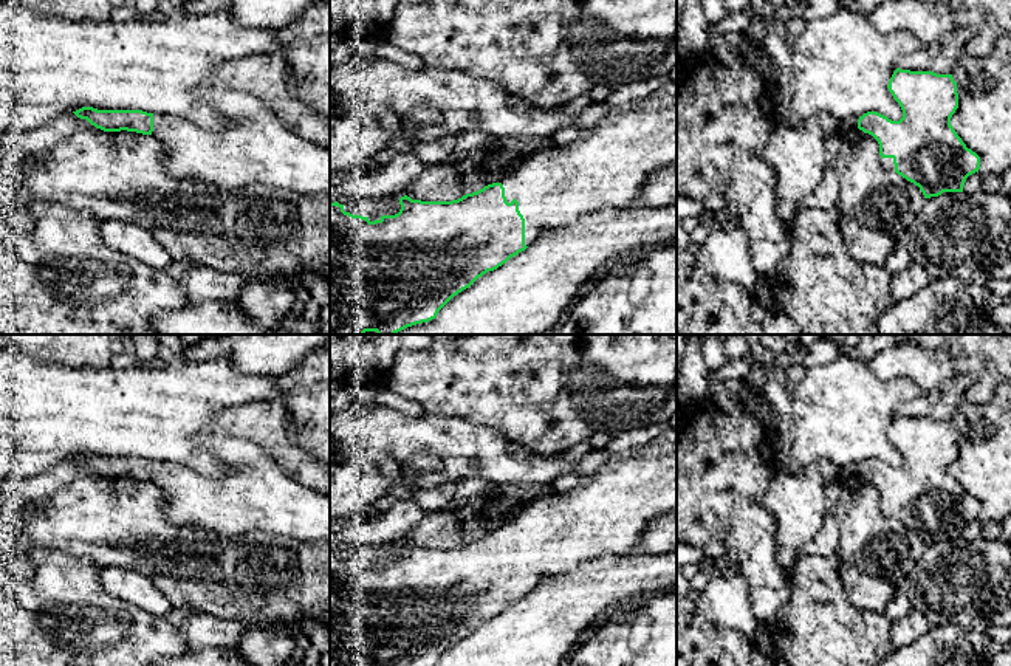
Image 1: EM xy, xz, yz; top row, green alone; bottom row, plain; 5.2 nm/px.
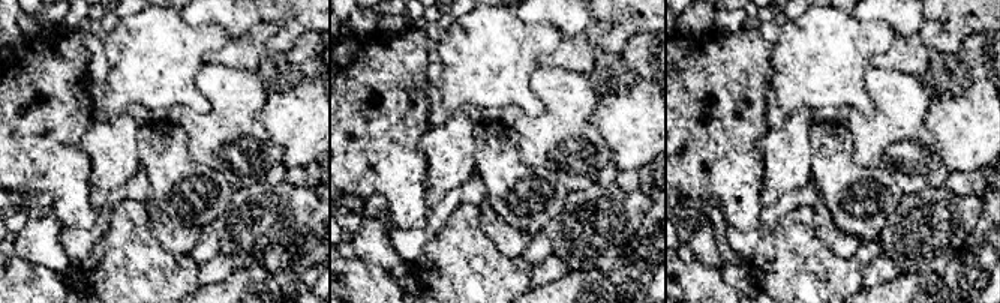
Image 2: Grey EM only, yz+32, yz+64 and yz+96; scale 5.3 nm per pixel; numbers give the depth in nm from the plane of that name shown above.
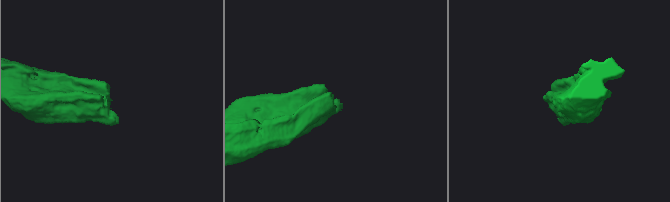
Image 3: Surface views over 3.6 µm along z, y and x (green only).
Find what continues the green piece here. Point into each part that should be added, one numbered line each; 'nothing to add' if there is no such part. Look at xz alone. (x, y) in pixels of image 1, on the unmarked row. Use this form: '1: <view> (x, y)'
1: xz (606, 513)

